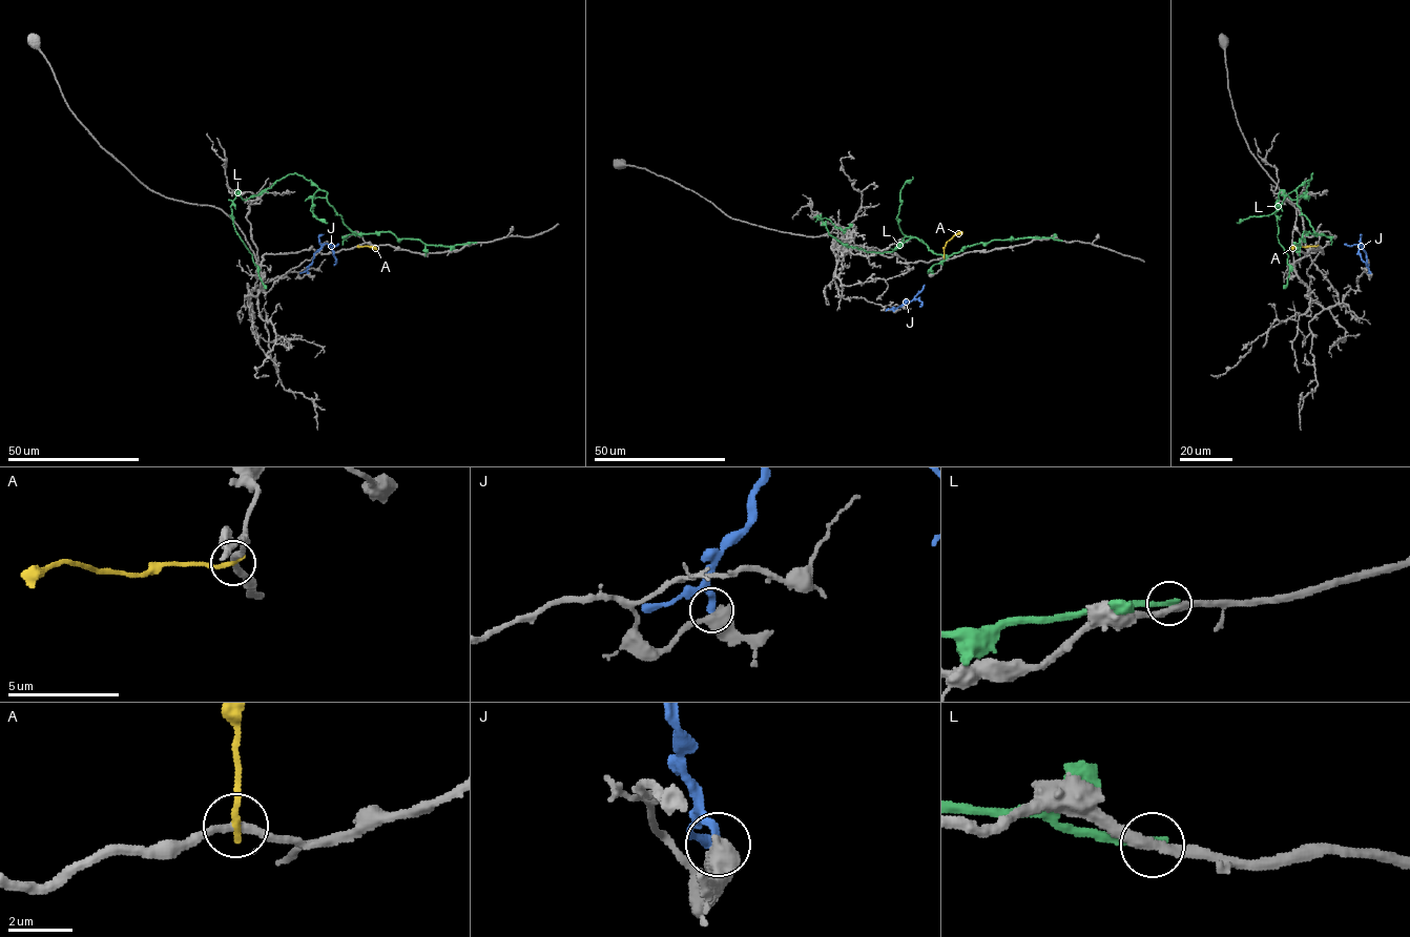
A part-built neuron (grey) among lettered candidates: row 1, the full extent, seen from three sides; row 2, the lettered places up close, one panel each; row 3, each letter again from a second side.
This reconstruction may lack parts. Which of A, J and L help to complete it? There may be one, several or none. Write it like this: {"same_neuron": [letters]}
{"same_neuron": []}

